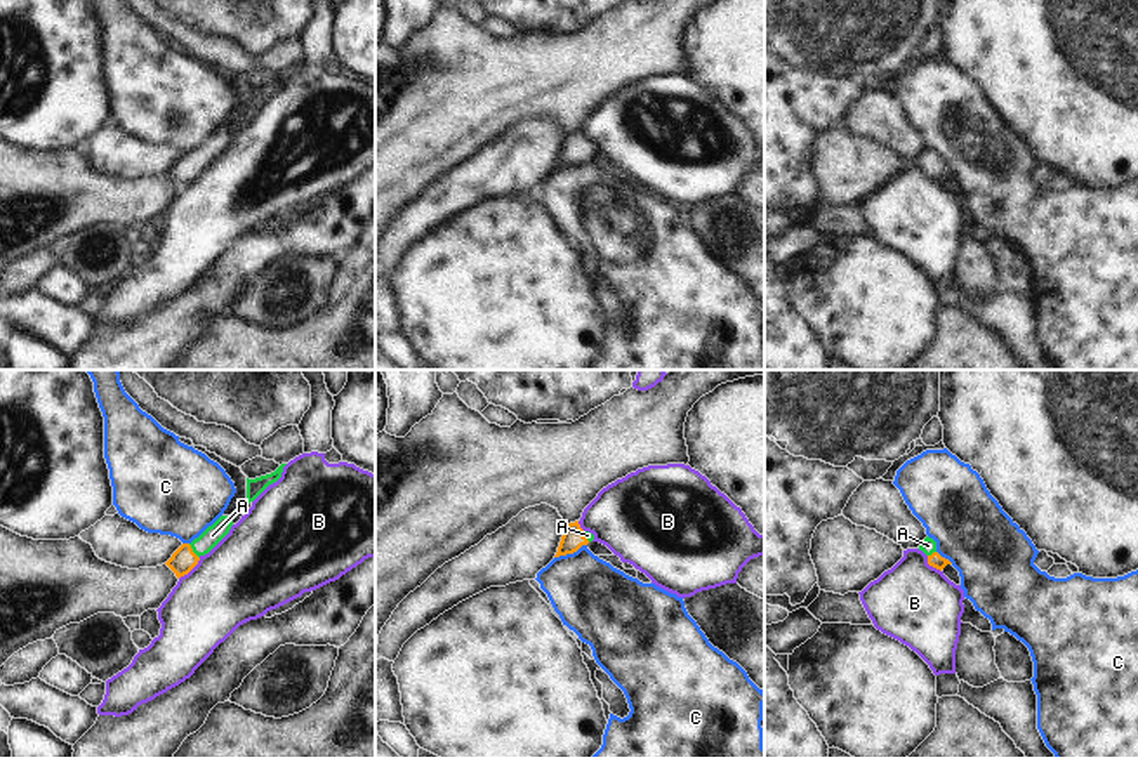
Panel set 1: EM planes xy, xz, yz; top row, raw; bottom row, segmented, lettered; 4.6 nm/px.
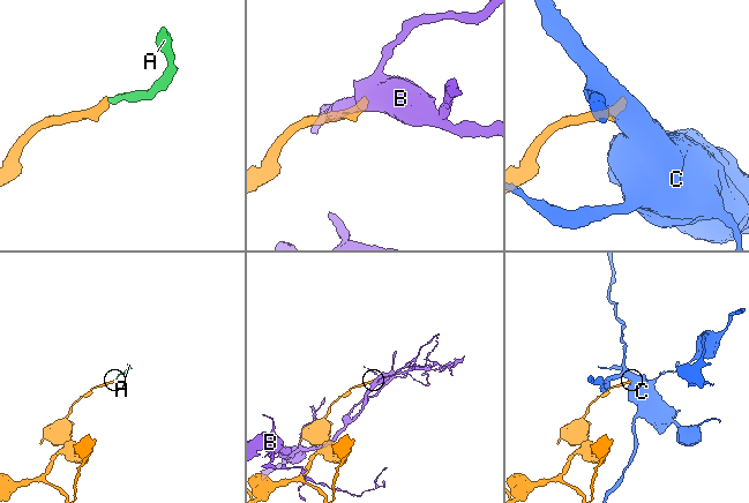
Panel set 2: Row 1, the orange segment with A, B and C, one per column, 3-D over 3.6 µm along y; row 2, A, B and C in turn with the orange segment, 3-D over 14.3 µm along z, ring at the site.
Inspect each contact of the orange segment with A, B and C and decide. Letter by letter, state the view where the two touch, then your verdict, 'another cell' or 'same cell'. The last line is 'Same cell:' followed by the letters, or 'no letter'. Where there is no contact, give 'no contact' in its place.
A: meets orange in xy; same cell
B: meets orange in xy; another cell
C: meets orange in xz; another cell
Same cell: A

